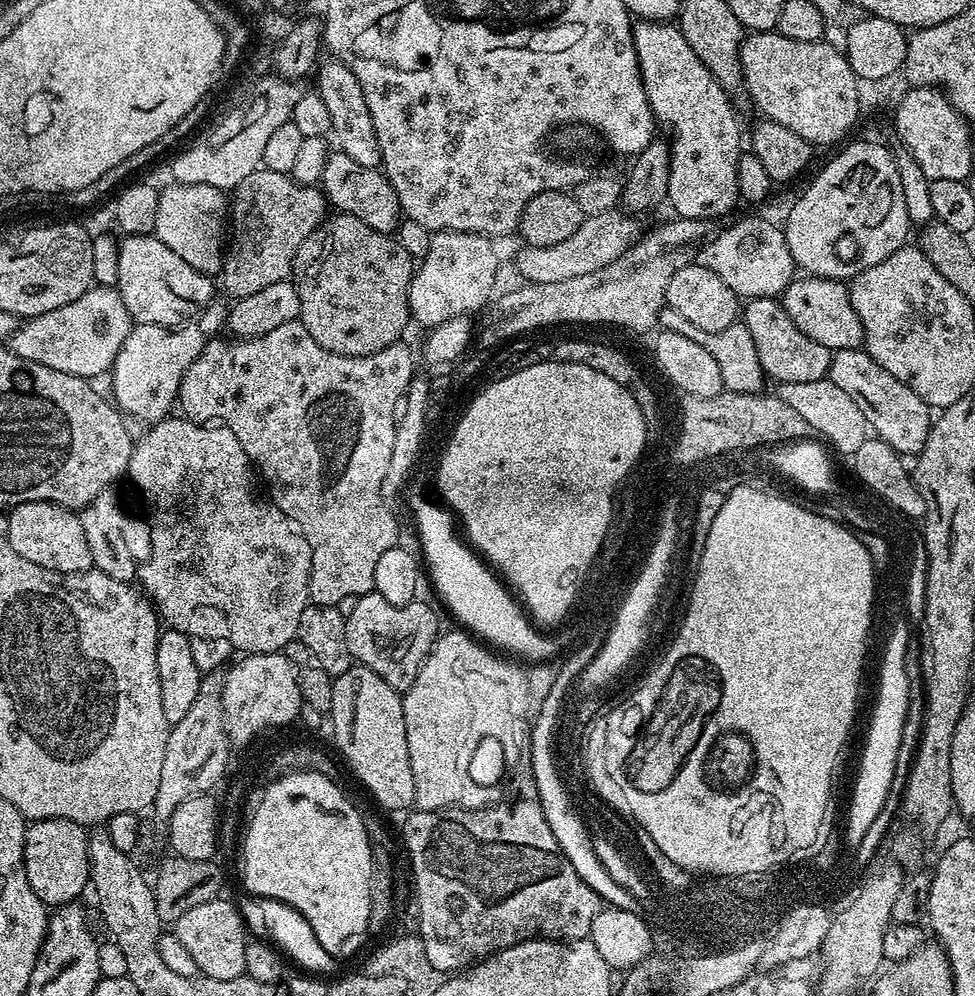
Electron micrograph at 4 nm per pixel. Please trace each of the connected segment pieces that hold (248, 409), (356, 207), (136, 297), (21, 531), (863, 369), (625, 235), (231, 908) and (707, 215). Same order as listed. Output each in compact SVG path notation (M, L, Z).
M291 320L282 326L270 330L270 334L262 334L261 336L250 336L247 338L228 338L228 341L220 340L221 338L213 338L209 340L208 345L202 350L202 354L198 354L198 358L194 358L194 362L190 362L190 366L186 370L186 374L180 383L180 395L178 397L178 408L181 408L183 419L194 420L197 422L219 422L223 427L229 428L234 434L234 438L238 438L238 442L242 442L242 450L246 450L246 454L251 458L255 471L258 473L259 479L262 481L263 487L266 489L267 495L272 503L278 506L278 510L282 510L282 514L286 514L290 518L294 518L294 522L298 522L302 534L306 534L306 542L310 542L310 554L312 555L312 565L310 566L310 578L308 579L308 599L314 604L335 605L340 606L343 600L351 601L353 598L359 598L366 593L373 591L374 584L374 568L377 565L378 558L381 557L386 550L390 550L398 544L396 538L396 520L392 517L390 509L384 505L384 475L386 474L386 466L390 466L390 454L394 450L394 434L396 433L396 425L398 423L398 405L403 401L407 391L408 383L412 381L414 369L412 369L412 352L404 345L404 342L397 342L386 350L378 350L378 354L370 354L369 356L343 356L342 354L334 354L330 350L326 350L322 346L318 346L318 342L314 342L314 338L310 338L310 334L306 330L306 326L302 326L299 320Z
M338 150L329 151L326 168L322 170L322 191L336 212L350 214L374 230L392 234L400 226L402 213L398 194L394 194L394 186L390 186L380 168L362 166L353 162L347 154Z
M155 235L124 236L119 245L118 282L115 287L136 324L175 328L189 318L199 316L213 303L213 277L194 270Z
M22 502L7 513L6 535L10 546L17 554L55 572L87 572L92 568L90 546L82 530L79 515L71 508L64 508L54 502Z
M860 348L833 352L827 378L843 391L862 410L869 429L879 439L905 458L915 457L926 446L928 431L934 423L928 404L910 390L894 374L886 374L870 354Z
M613 210L606 214L585 218L566 242L558 242L558 246L545 248L521 247L520 257L516 260L516 268L529 284L548 282L564 282L580 274L593 273L609 266L616 258L622 257L642 235L642 229L635 215L624 210Z
M224 899L202 902L202 906L194 906L186 914L182 914L182 918L176 920L174 934L178 942L182 942L182 946L186 946L186 951L193 956L199 975L229 980L244 975L250 933L246 930L246 921L240 915L239 907Z
M640 20L633 23L634 46L640 63L642 82L650 110L654 118L668 127L670 137L670 182L668 183L667 203L672 204L673 213L682 219L720 220L740 200L738 190L738 162L740 149L740 124L732 109L733 97L724 91L719 82L702 66L702 58L690 50L690 42L682 38L679 27L672 22Z

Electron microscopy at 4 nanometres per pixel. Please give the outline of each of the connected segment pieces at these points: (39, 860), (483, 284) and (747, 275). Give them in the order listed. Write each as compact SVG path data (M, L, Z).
M66 818L31 821L24 829L24 861L26 882L43 904L59 906L79 901L90 884L85 825Z
M437 232L426 250L426 258L419 261L412 273L408 291L408 311L411 319L431 330L450 318L479 313L493 299L496 271L500 260L496 248L487 236L469 232Z
M748 216L737 224L728 224L714 242L701 249L698 262L706 266L706 270L714 270L714 274L741 298L779 297L792 283L797 271L786 246L783 227L776 225L775 228L760 216Z

